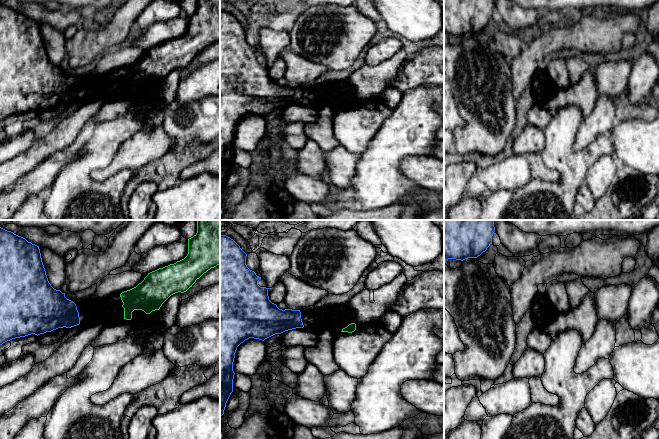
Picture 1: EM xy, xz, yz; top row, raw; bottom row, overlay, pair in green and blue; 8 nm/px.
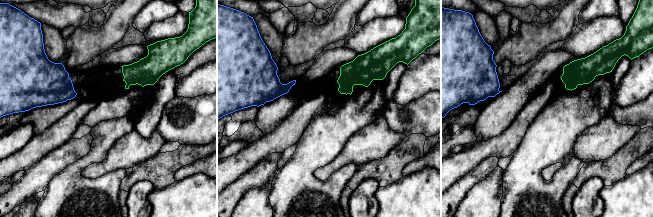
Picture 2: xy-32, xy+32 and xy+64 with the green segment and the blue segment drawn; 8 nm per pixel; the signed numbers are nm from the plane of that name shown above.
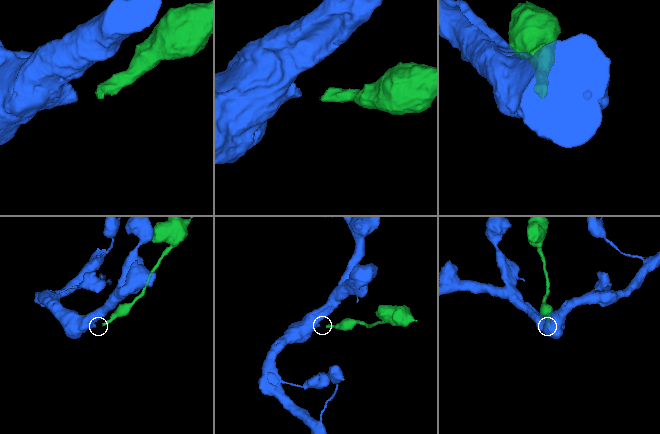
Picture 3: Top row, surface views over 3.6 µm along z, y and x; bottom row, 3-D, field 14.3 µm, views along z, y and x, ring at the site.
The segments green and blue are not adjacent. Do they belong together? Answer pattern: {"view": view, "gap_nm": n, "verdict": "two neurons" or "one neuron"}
{"view": "xz", "gap_nm": 300, "verdict": "one neuron"}

